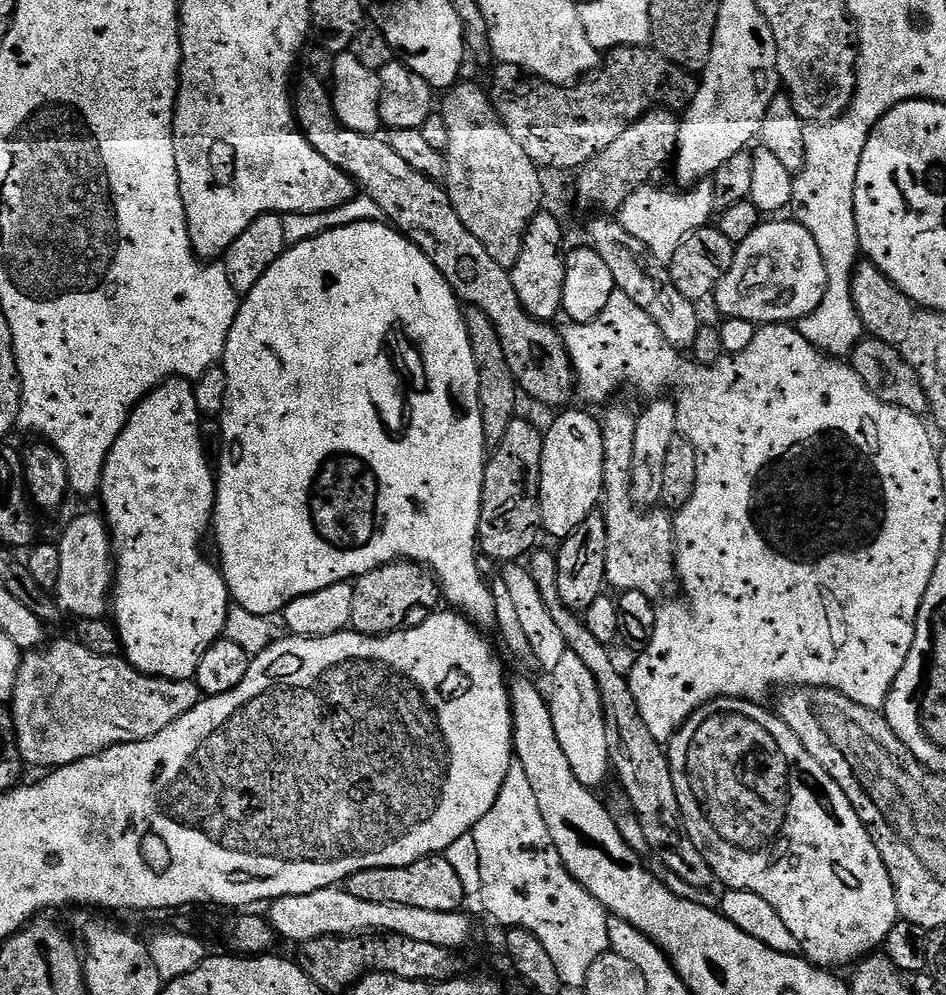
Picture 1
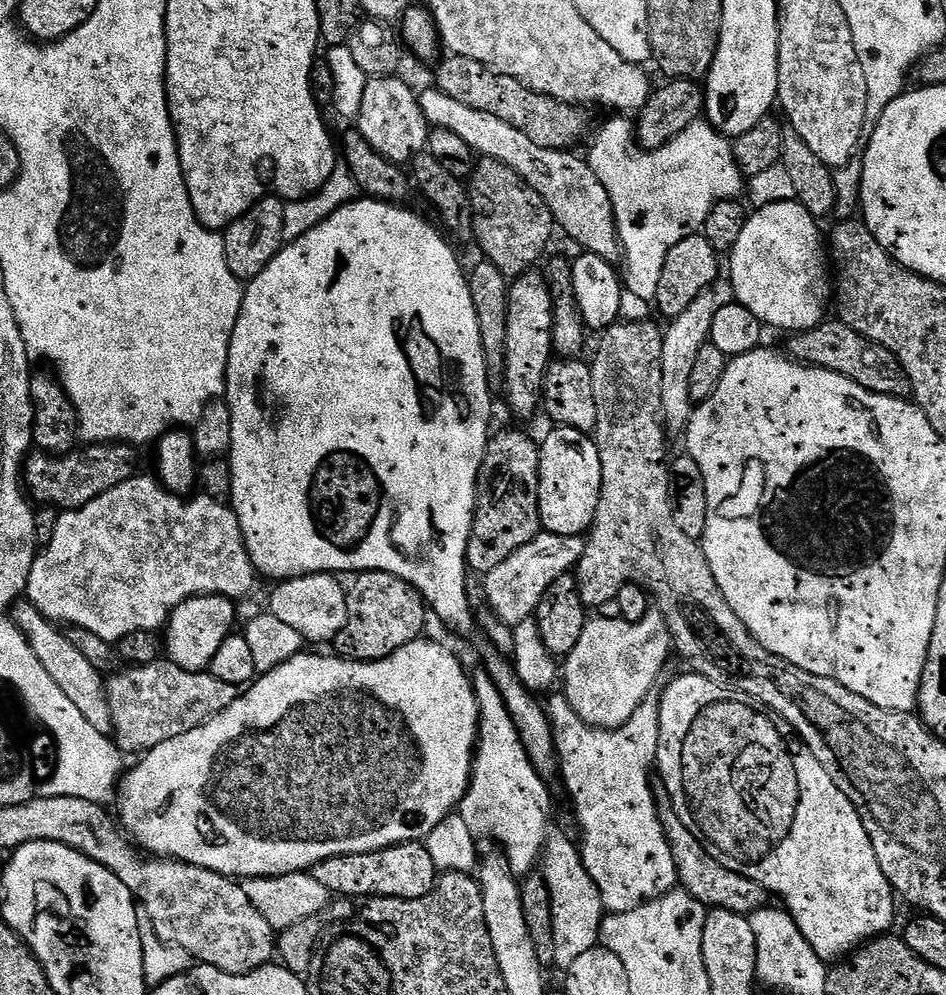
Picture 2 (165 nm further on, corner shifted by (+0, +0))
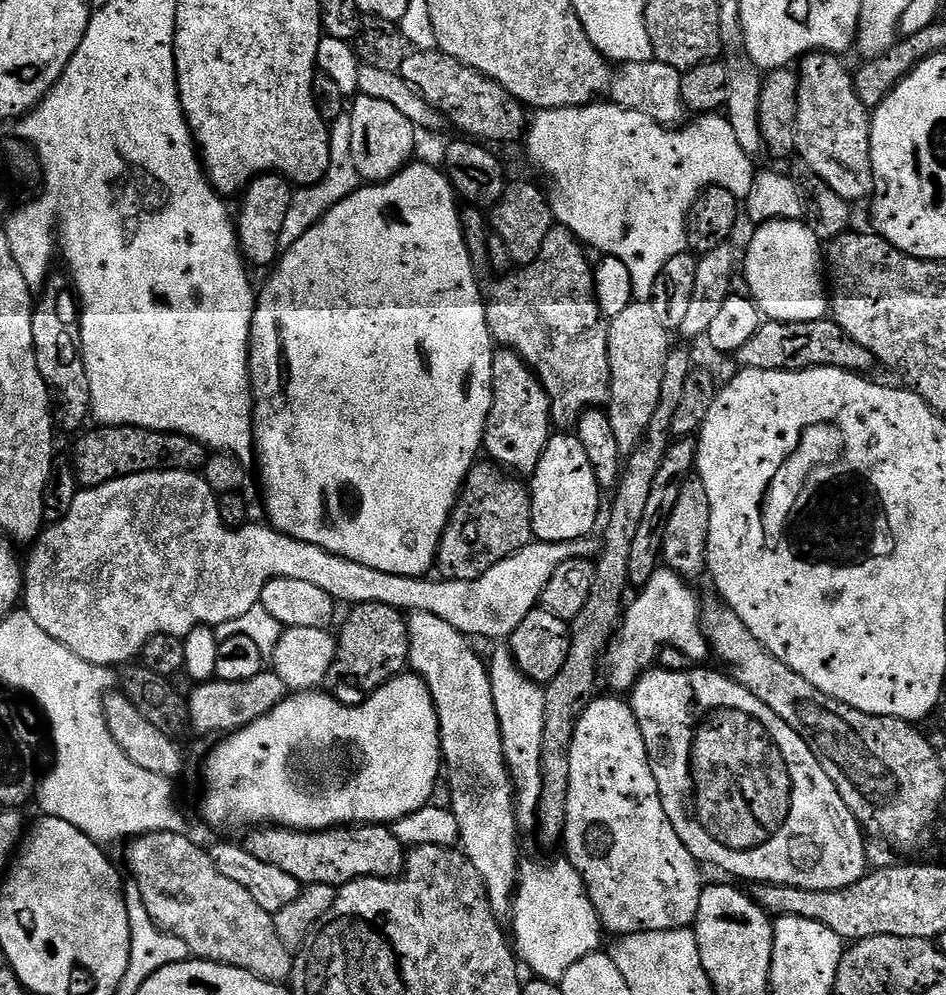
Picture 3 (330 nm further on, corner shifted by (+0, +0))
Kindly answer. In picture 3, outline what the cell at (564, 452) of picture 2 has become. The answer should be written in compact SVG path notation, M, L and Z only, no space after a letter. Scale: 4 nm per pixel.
M556 434L549 439L546 450L530 476L532 494L532 535L537 541L570 542L593 535L596 515L600 512L602 489L594 478L594 466L586 458L586 449L575 434Z

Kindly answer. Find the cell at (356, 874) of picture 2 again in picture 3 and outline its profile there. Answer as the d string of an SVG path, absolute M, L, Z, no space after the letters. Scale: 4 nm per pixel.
M383 824L327 828L325 832L298 832L295 828L256 826L247 833L246 847L254 858L278 866L301 886L321 884L341 888L362 878L391 880L403 873L406 846L394 838L391 827Z

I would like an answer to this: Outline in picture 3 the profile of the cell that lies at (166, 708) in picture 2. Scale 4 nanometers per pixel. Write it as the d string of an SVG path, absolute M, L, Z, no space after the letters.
M272 670L259 672L254 678L246 678L246 682L226 682L213 678L197 683L193 688L196 689L186 696L187 723L192 732L234 733L274 710L274 706L281 704L286 695L282 679Z

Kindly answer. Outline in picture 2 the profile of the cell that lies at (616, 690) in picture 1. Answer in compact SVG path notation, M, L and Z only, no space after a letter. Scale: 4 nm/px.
M660 786L655 789L655 793L658 818L662 822L666 842L670 842L670 854L674 854L674 866L679 887L683 891L689 892L695 900L702 902L704 907L709 910L721 908L730 910L739 916L749 917L758 910L769 907L770 893L762 886L758 886L758 882L754 882L754 878L746 878L734 870L726 870L726 866L722 866L722 862L718 862L718 858L710 858L710 850L706 850L706 846L702 842L698 842L698 838L694 838L694 834L690 834L690 830L686 830L682 818L678 818L678 814L674 810L674 802L668 791Z

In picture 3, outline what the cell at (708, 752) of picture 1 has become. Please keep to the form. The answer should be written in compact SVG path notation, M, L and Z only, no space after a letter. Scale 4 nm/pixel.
M659 666L644 673L630 692L630 703L642 736L646 742L646 750L650 758L650 766L654 770L654 778L658 782L658 790L662 798L662 806L666 810L666 818L670 818L670 826L678 830L678 838L690 850L690 854L701 865L713 864L724 872L733 872L747 882L762 884L785 884L798 886L802 890L842 890L851 884L857 884L869 871L866 836L860 823L854 818L850 806L842 802L842 794L838 794L838 786L830 782L830 774L822 770L818 758L810 750L810 746L799 736L766 702L762 702L750 690L736 683L731 675L720 672L707 672L704 666L693 666L686 672L668 672Z

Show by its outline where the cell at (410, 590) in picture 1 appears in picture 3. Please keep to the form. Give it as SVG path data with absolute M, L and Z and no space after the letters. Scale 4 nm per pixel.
M357 604L344 620L338 631L336 661L329 671L328 680L336 683L335 695L345 702L359 702L365 696L377 692L382 685L389 684L395 676L401 675L409 667L408 621L405 613L399 608L391 608L385 604Z

